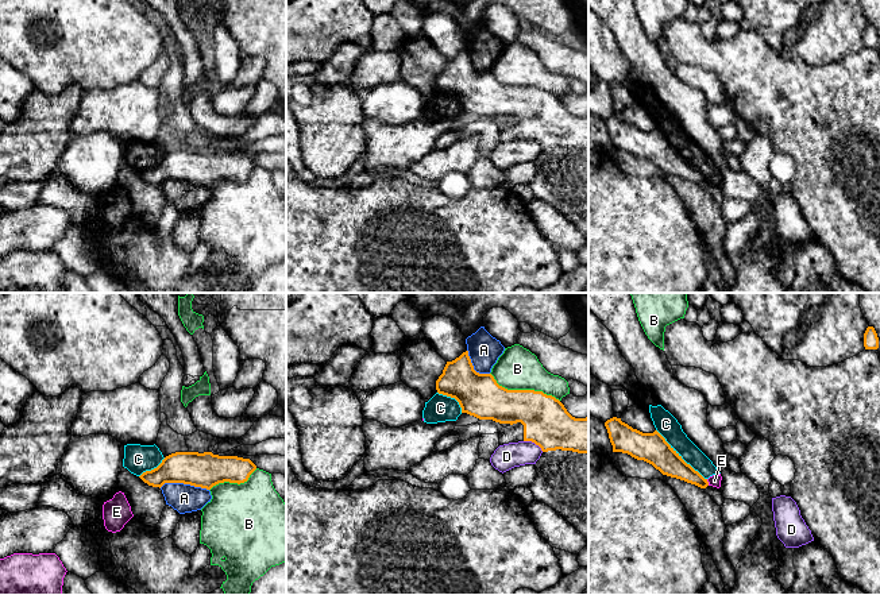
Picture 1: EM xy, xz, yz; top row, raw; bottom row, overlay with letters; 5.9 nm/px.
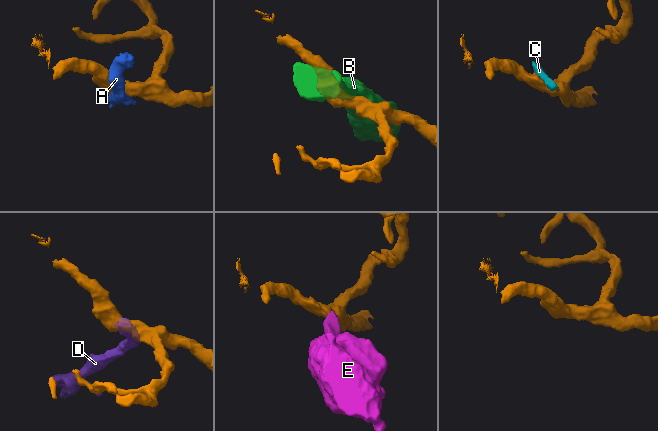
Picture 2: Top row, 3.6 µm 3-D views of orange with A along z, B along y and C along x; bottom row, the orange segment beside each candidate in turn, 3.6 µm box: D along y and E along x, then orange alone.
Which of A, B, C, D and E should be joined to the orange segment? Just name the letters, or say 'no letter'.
no letter

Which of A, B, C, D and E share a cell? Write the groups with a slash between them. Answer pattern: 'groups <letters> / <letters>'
groups A / B / C E / D

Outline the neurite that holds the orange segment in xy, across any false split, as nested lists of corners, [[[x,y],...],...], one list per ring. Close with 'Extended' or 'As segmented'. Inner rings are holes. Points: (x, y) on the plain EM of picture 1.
[[[175,150],[166,154],[162,161],[143,170],[139,175],[153,185],[165,181],[184,181],[211,188],[224,179],[244,181],[256,167],[250,157],[238,154],[219,154],[212,150]]]. As segmented

